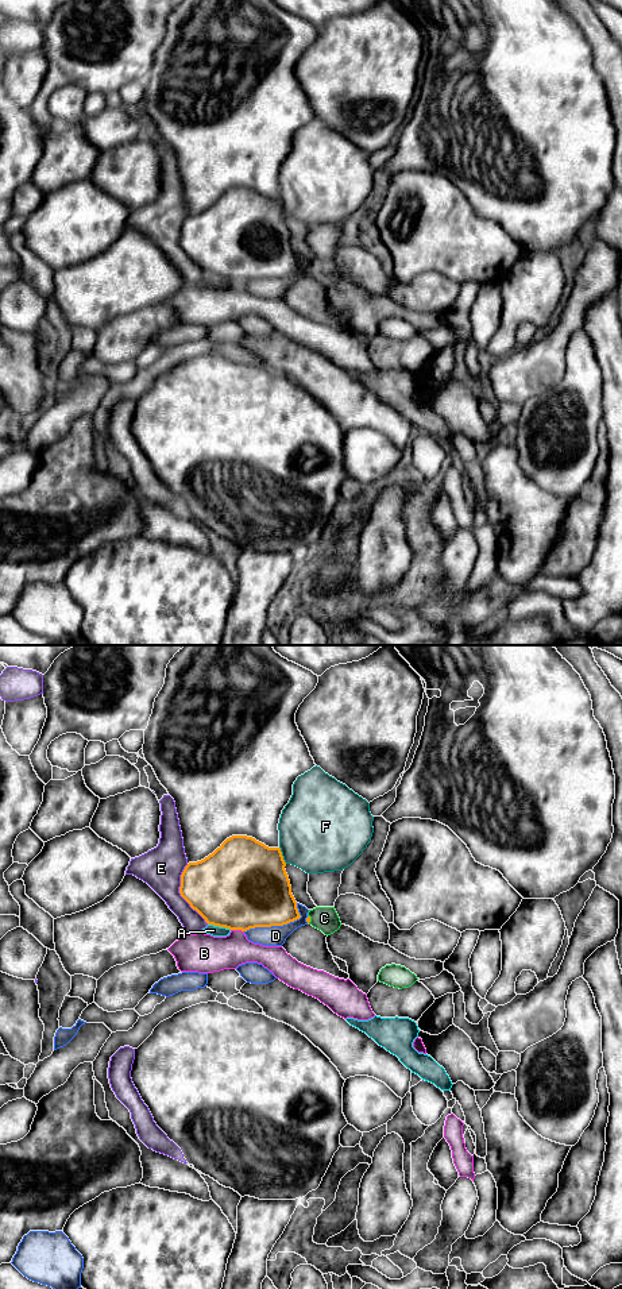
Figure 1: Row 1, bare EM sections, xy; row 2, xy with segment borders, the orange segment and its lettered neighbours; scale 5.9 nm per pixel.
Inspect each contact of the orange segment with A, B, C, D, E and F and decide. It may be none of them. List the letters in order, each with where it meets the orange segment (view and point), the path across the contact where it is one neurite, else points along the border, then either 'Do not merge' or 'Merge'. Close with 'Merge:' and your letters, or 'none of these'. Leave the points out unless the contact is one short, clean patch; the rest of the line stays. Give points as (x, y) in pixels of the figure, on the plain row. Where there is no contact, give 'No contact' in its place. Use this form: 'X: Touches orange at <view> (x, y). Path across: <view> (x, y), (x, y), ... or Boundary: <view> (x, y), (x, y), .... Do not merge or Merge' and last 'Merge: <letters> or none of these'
A: Touches orange at xy (219, 278). Do not merge
B: Touches orange at xy (238, 281). Boundary: xy (231, 281), (243, 284). Do not merge
C: Touches orange at xy (309, 271). Path across: xy (308, 271), (309, 271), (324, 270). Merge
D: Touches orange at xy (278, 277). Boundary: xy (297, 255), (298, 270), (282, 277), (255, 278), (244, 284). Do not merge
E: Touches orange at xy (180, 244). Do not merge
F: Touches orange at xy (281, 207). Do not merge
Merge: C

